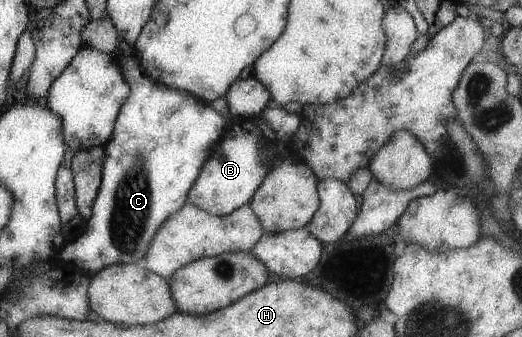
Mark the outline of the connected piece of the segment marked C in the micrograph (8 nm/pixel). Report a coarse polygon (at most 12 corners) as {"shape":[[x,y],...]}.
{"shape":[[117,64],[130,93],[83,232],[91,276],[142,259],[229,119]]}

